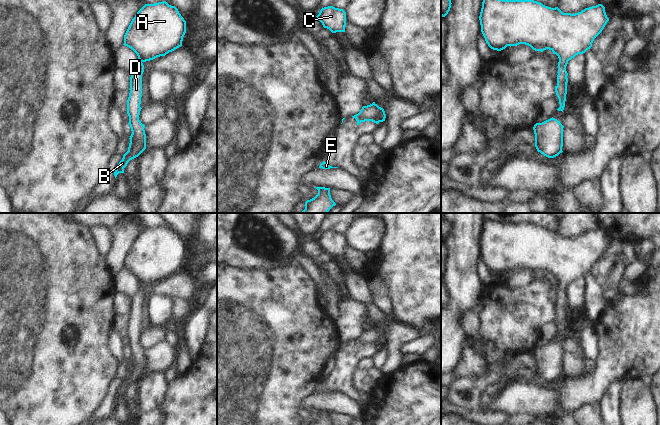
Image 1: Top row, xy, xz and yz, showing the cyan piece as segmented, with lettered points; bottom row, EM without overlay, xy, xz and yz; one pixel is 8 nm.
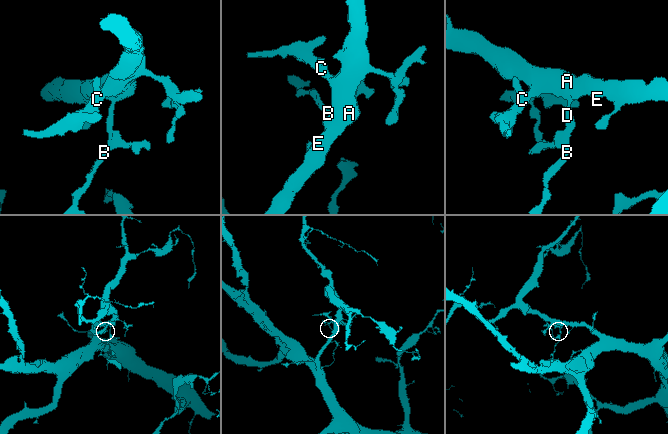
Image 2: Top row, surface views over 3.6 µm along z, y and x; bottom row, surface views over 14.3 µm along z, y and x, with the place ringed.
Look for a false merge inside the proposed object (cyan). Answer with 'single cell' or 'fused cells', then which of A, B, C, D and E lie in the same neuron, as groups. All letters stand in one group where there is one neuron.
single cell; A B C D E

